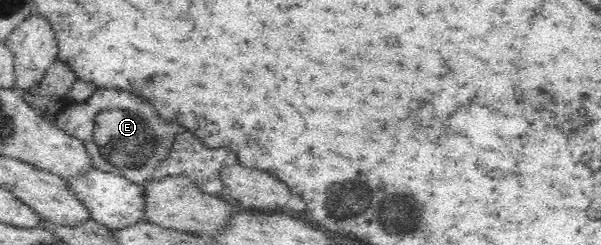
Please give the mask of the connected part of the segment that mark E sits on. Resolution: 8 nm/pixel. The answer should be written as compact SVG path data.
M106 88L95 90L86 101L70 102L54 125L87 146L95 169L117 174L136 185L146 185L157 176L157 167L167 158L178 134L178 124L162 120L152 106L132 98L132 94Z

